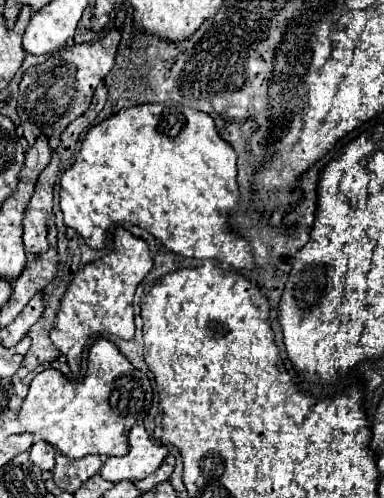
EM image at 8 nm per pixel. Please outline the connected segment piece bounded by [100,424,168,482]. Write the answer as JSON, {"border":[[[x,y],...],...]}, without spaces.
{"border":[[[142,424],[132,426],[132,432],[128,434],[128,444],[130,444],[130,450],[126,456],[108,458],[102,464],[100,476],[104,480],[110,480],[110,482],[142,480],[148,474],[152,474],[168,454],[166,446],[156,444],[148,436],[148,432]]]}

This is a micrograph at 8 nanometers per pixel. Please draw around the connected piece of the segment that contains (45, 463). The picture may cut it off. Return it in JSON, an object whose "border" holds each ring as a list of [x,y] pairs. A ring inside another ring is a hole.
{"border":[[[36,440],[30,448],[30,460],[40,466],[42,470],[52,470],[54,468],[54,458],[56,458],[56,450],[42,440]]]}

